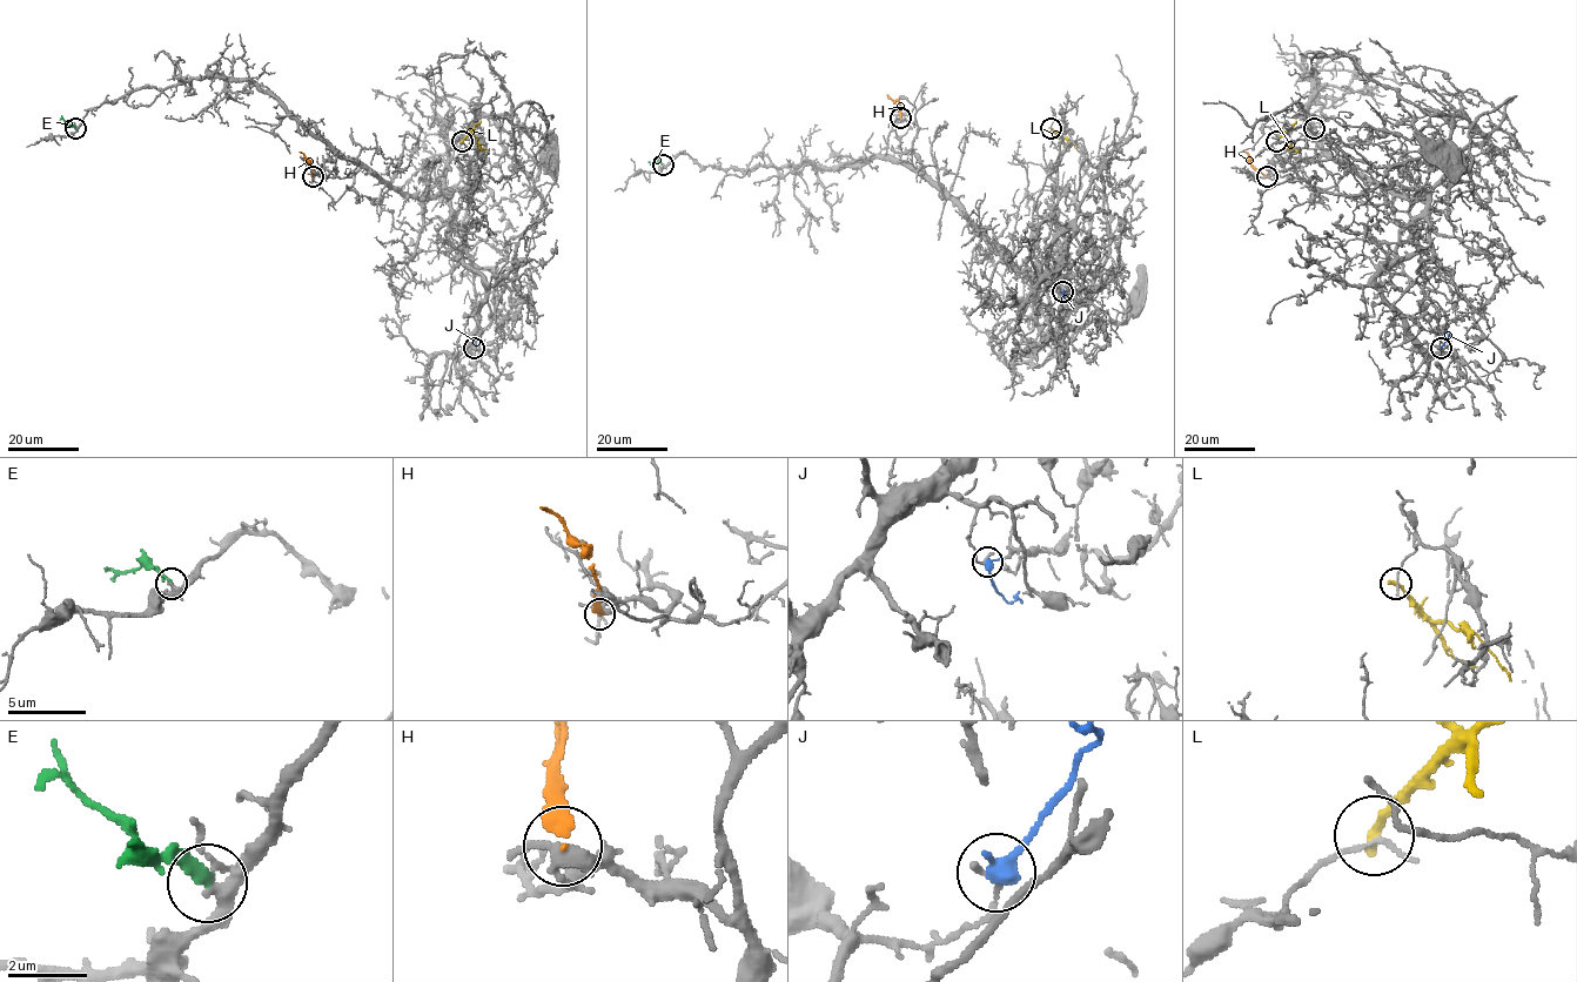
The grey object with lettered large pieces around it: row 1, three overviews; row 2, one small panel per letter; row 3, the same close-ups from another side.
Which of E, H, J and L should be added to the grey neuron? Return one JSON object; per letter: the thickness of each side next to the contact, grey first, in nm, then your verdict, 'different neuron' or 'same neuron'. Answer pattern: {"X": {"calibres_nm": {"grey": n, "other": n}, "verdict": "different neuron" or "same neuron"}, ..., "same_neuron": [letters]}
{"E": {"calibres_nm": {"grey": 240, "other": 240}, "verdict": "different neuron"}, "H": {"calibres_nm": {"grey": 320, "other": 260}, "verdict": "different neuron"}, "J": {"calibres_nm": {"grey": 170, "other": 480}, "verdict": "different neuron"}, "L": {"calibres_nm": {"grey": 150, "other": 320}, "verdict": "different neuron"}, "same_neuron": []}

